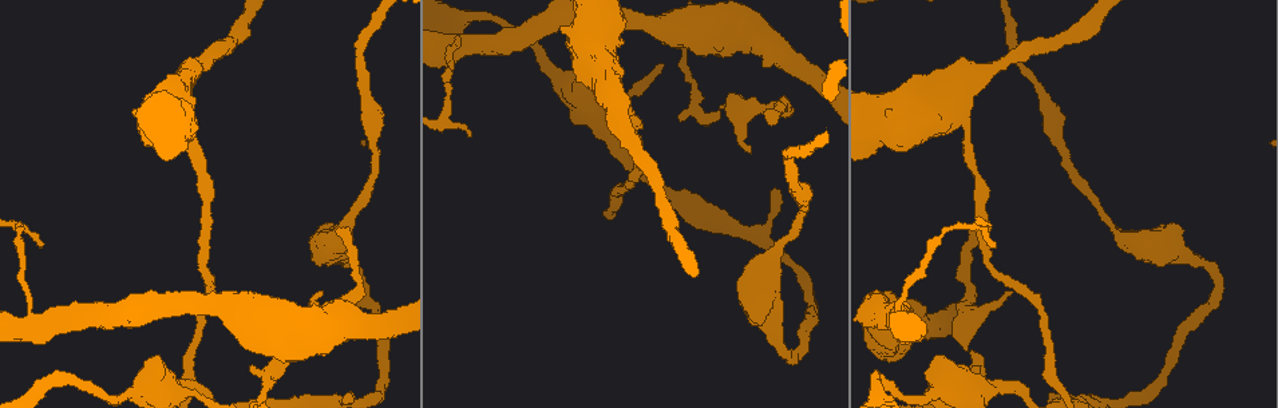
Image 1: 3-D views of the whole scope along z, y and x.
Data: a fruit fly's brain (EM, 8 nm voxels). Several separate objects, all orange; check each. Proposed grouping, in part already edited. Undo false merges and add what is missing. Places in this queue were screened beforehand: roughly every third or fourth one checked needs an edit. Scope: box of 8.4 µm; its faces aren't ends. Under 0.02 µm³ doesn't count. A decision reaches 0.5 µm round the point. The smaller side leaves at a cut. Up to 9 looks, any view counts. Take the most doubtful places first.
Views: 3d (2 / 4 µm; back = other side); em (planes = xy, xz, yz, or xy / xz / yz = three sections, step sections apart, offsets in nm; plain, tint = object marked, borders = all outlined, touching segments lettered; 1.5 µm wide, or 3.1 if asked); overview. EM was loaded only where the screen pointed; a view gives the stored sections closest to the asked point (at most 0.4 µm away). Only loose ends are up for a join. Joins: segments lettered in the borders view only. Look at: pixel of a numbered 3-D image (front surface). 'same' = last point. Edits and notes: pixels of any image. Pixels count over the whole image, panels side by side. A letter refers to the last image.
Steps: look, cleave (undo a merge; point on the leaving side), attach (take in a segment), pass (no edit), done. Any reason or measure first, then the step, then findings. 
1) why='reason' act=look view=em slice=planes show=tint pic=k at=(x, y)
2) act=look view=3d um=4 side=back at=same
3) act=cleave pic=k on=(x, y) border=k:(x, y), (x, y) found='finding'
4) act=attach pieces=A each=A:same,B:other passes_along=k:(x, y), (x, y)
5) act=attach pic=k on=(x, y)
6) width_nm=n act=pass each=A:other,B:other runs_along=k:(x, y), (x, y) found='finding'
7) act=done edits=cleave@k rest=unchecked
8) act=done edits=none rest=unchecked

why='long arm stops here' act=look view=em slice=planes show=borders pic=1 at=(346, 231)

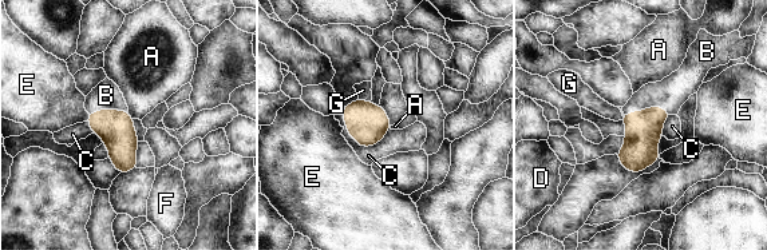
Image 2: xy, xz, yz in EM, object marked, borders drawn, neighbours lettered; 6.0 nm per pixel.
width_nm=220 act=attach pieces=B each=A:other,B:same,C:other,D:other,E:other,F:other,G:other passes_along=2:(644, 129), (647, 108), (669, 94) found='the cell continues'

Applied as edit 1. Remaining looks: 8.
why='sudden change in width' act=look view=3d um=4 pic=1 at=(464, 45)

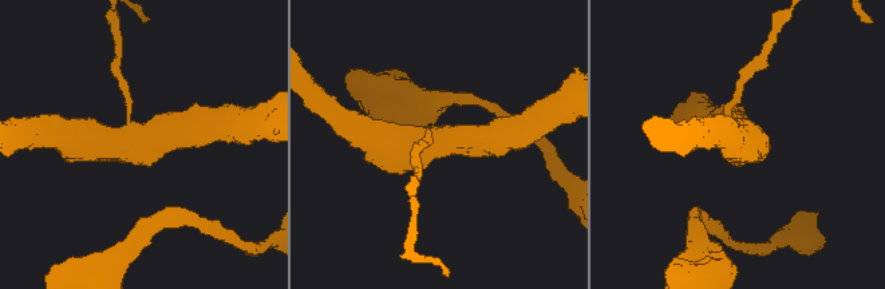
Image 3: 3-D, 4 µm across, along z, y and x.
why='need the tissue' act=look view=em slice=planes show=borders pic=3 at=(129, 138)

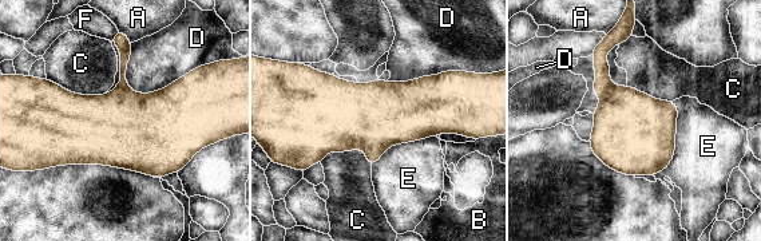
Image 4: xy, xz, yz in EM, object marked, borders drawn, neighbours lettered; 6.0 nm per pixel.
width_nm=400 act=cleave pic=4 on=(602, 67) each=A:other,B:other,C:other,D:other,E:other,F:other border=4:(617, 86), (613, 86), (602, 97) found='a second cell is stuck on'

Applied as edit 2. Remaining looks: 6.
why='free end' act=look view=3d um=4 pic=1 at=(348, 394)

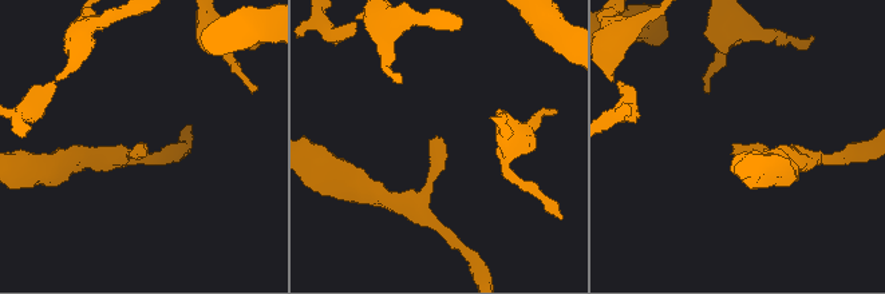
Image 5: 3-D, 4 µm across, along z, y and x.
why='shape alone is not enough' act=look view=em slice=planes show=borders pic=5 at=(734, 147)

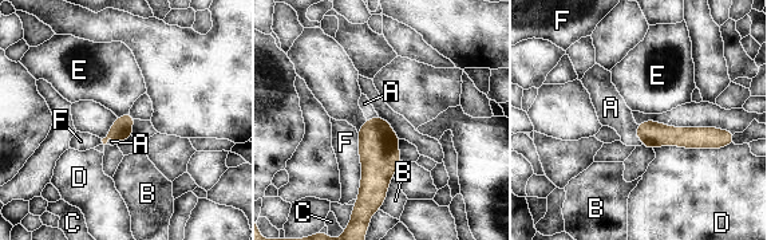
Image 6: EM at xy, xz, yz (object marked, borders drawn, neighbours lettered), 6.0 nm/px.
longest_contact=D:460nm act=pass each=A:other,B:other,C:other,D:other,E:other,F:other border=6:(637, 125), (636, 136), (643, 144) found='none of them fits'

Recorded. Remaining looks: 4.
act=done edits=attach@2,cleave@4 rest=unchecked

